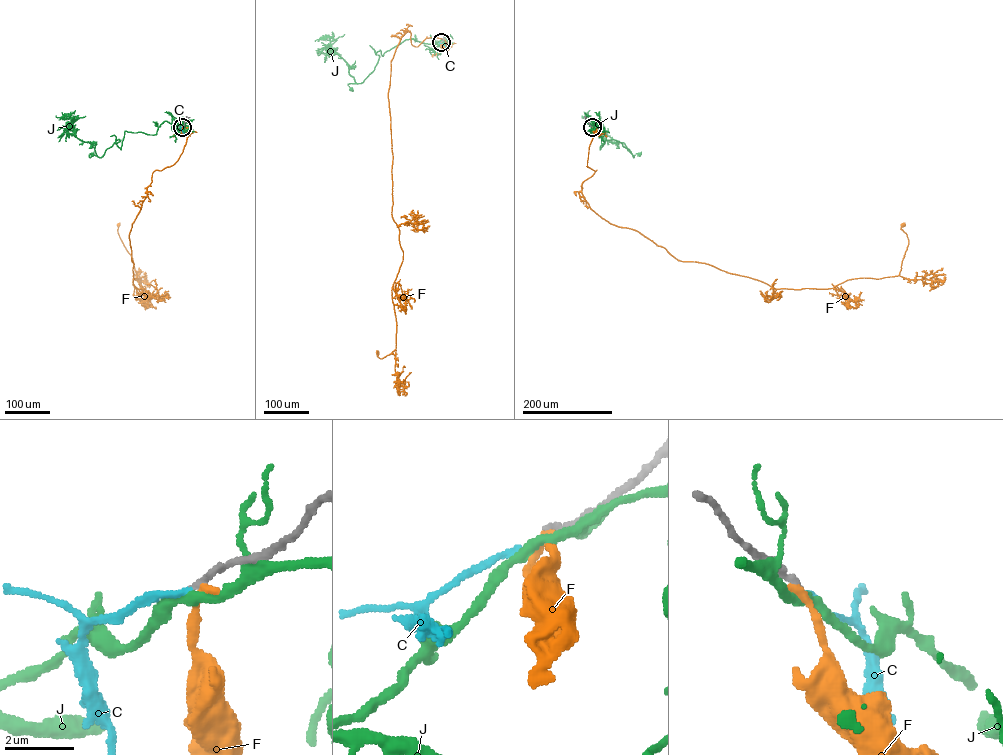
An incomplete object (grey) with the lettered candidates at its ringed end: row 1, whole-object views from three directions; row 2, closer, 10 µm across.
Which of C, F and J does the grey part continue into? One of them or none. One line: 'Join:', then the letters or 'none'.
Join: C

